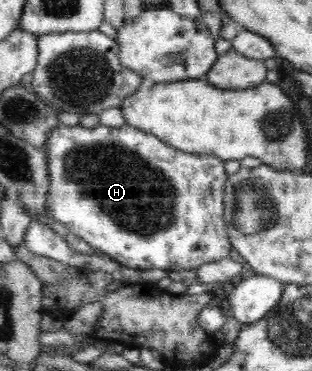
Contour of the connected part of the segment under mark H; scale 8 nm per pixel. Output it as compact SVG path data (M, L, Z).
M103 125L95 128L59 126L48 134L45 152L48 159L48 180L50 184L48 185L46 210L49 216L65 224L71 233L84 239L95 249L111 256L122 266L141 271L151 268L163 269L167 272L183 269L199 271L199 267L203 264L230 257L229 252L232 250L232 245L226 232L226 223L224 223L224 187L228 175L225 172L225 162L222 159L213 155L179 151L179 149L163 143L151 133L127 125L119 128Z

